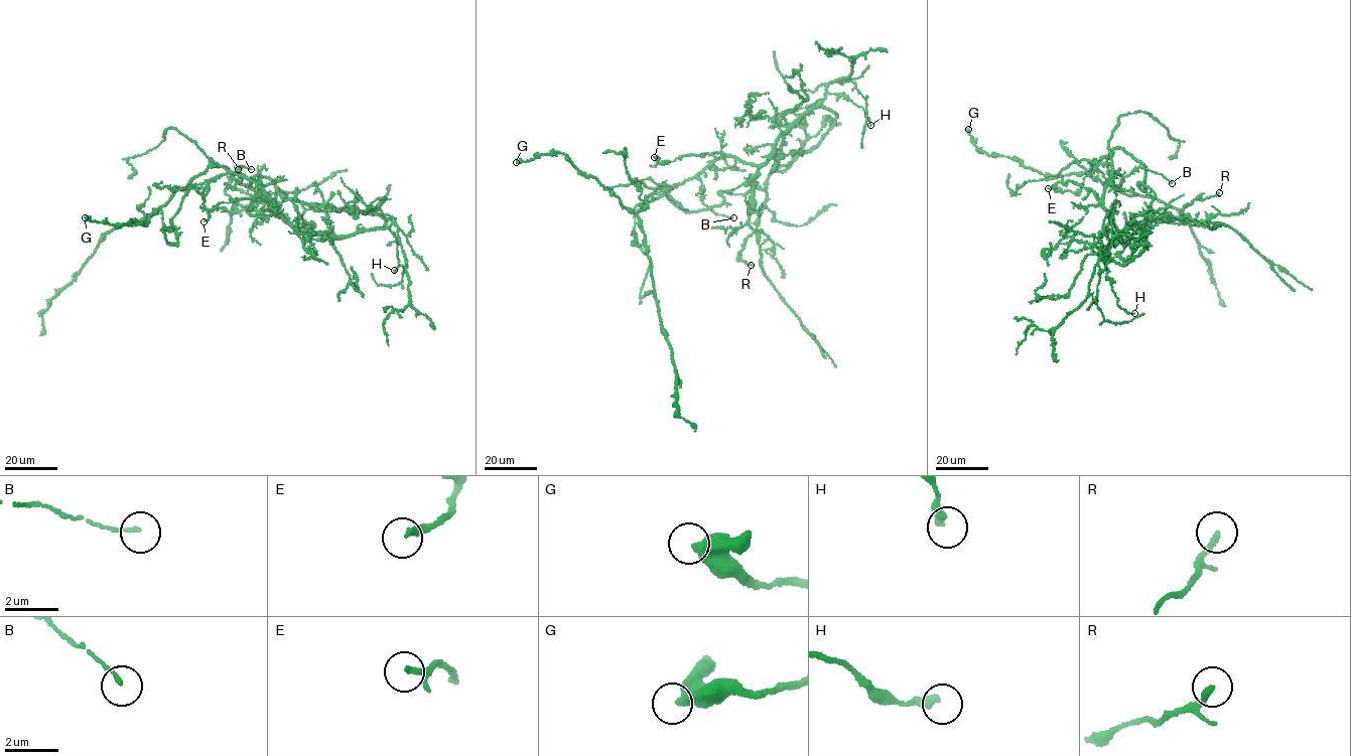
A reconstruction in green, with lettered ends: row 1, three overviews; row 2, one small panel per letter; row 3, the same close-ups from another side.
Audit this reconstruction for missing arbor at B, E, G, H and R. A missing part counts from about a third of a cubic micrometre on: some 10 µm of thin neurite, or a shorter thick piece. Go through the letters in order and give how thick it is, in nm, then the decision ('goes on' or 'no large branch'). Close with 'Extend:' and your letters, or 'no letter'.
B: 140 nm thick; no large branch
E: 140 nm thick; no large branch
G: 550 nm thick; no large branch
H: 300 nm thick; no large branch
R: 200 nm thick; no large branch
Extend: no letter

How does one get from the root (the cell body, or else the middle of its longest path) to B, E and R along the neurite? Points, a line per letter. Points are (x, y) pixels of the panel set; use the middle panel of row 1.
B: (686, 181), (696, 177), (704, 190), (702, 202), (716, 213), (733, 217)
E: (686, 181), (723, 154), (685, 155), (659, 163), (658, 157), (654, 157)
R: (686, 181), (726, 156), (759, 167), (748, 224), (762, 231), (748, 238), (737, 259), (751, 265)

